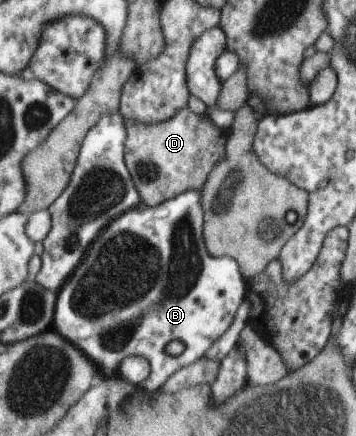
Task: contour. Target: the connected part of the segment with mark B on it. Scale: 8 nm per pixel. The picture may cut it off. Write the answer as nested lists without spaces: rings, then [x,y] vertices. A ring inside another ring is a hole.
[[[186,190],[180,196],[166,200],[158,206],[148,208],[148,206],[141,205],[117,216],[107,227],[103,228],[102,234],[91,245],[87,257],[76,267],[74,274],[67,280],[68,284],[64,284],[64,292],[60,292],[60,308],[56,308],[56,328],[60,328],[60,332],[64,332],[64,336],[68,336],[68,340],[80,344],[80,348],[84,348],[84,352],[88,352],[88,356],[92,356],[92,360],[96,360],[96,364],[100,364],[100,370],[108,376],[112,376],[118,370],[120,363],[129,356],[144,358],[150,364],[150,374],[146,380],[142,381],[141,385],[148,392],[158,391],[172,375],[184,367],[191,366],[206,354],[206,350],[230,328],[234,314],[236,314],[236,310],[244,298],[244,292],[246,292],[246,284],[242,278],[242,270],[238,270],[238,263],[228,256],[212,257],[208,252],[207,245],[204,244],[204,209],[200,204],[200,196],[202,196],[200,190]],[[174,340],[178,340],[184,345],[183,352],[178,356],[172,356],[166,352],[166,346]]]

